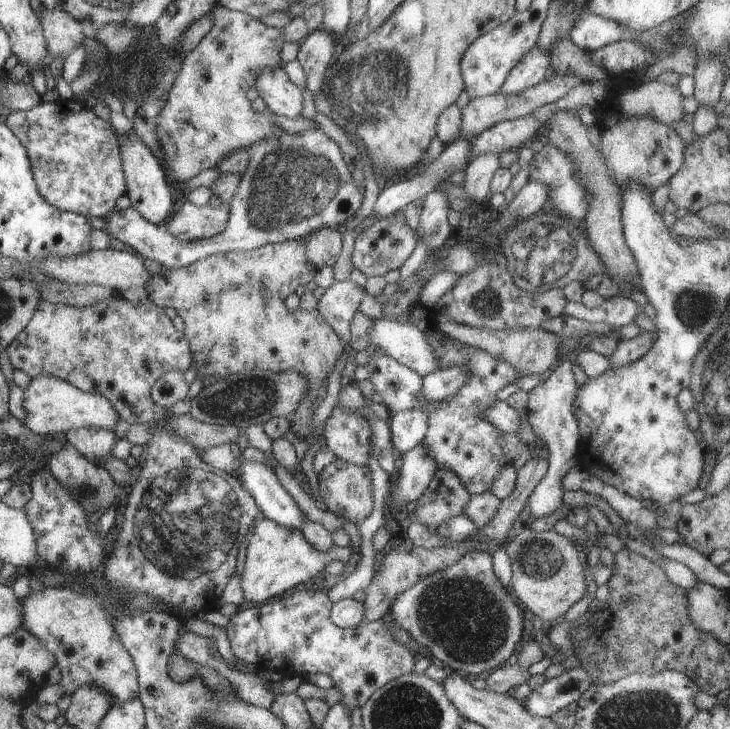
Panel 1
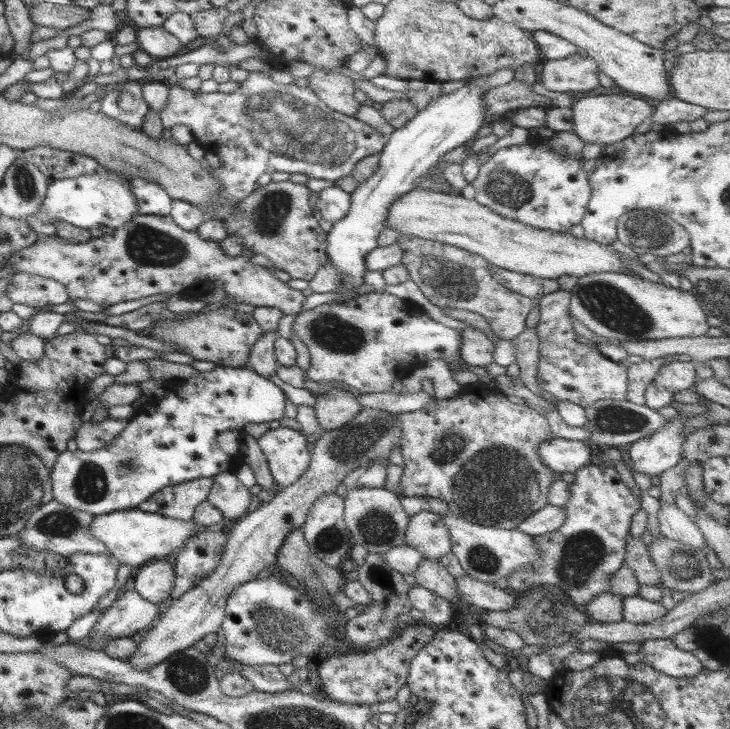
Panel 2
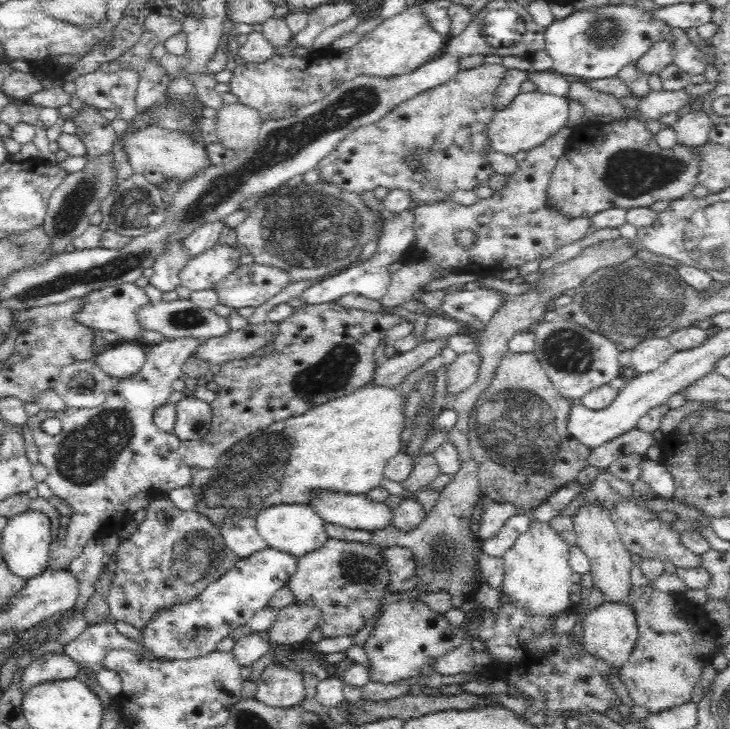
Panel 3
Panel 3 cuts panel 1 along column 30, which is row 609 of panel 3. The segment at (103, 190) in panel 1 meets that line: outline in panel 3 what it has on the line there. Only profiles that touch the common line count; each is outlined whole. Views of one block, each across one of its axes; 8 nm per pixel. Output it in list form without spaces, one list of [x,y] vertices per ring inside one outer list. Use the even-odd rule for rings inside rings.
[[[153,497],[146,519],[138,524],[138,530],[127,538],[119,538],[115,554],[115,577],[107,597],[108,614],[116,621],[132,624],[143,629],[160,611],[170,609],[178,603],[186,603],[198,598],[211,583],[218,582],[240,558],[230,550],[217,526],[207,517],[191,509],[182,511],[172,501]]]

